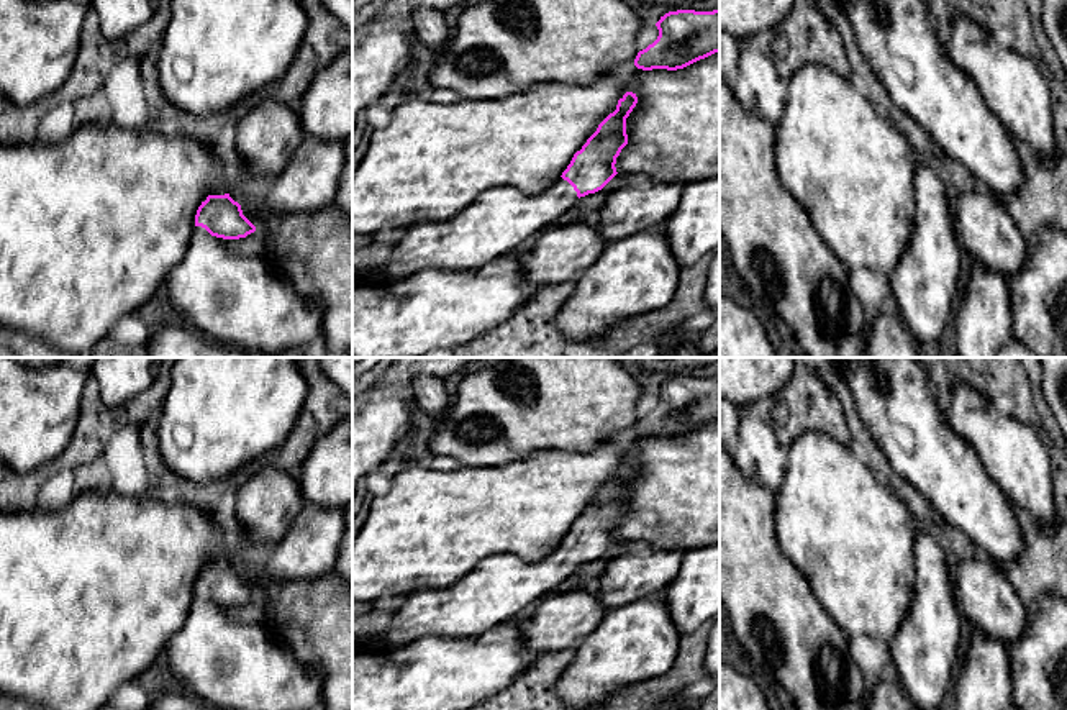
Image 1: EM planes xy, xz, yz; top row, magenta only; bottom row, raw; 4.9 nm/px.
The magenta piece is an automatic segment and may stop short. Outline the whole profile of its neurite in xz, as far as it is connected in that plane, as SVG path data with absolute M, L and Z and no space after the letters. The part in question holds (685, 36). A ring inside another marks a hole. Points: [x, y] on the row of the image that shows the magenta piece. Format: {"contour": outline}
{"contour": "M720 10L669 11L656 26L659 36L638 52L634 59L638 69L677 71L720 52Z"}

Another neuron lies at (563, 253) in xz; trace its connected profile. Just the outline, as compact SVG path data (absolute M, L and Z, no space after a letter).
M593 220L546 228L534 248L523 257L533 290L577 280L600 257L606 244Z

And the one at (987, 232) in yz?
M982 187L960 192L956 202L959 241L974 264L1010 279L1028 259L1029 243L1003 203Z

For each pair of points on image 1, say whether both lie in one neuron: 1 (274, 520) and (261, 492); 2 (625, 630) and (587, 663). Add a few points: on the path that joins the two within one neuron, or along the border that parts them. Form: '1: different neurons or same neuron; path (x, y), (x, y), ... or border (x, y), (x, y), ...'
1: same neuron; path (267, 514), (266, 499)
2: same neuron; path (615, 640), (597, 658)

